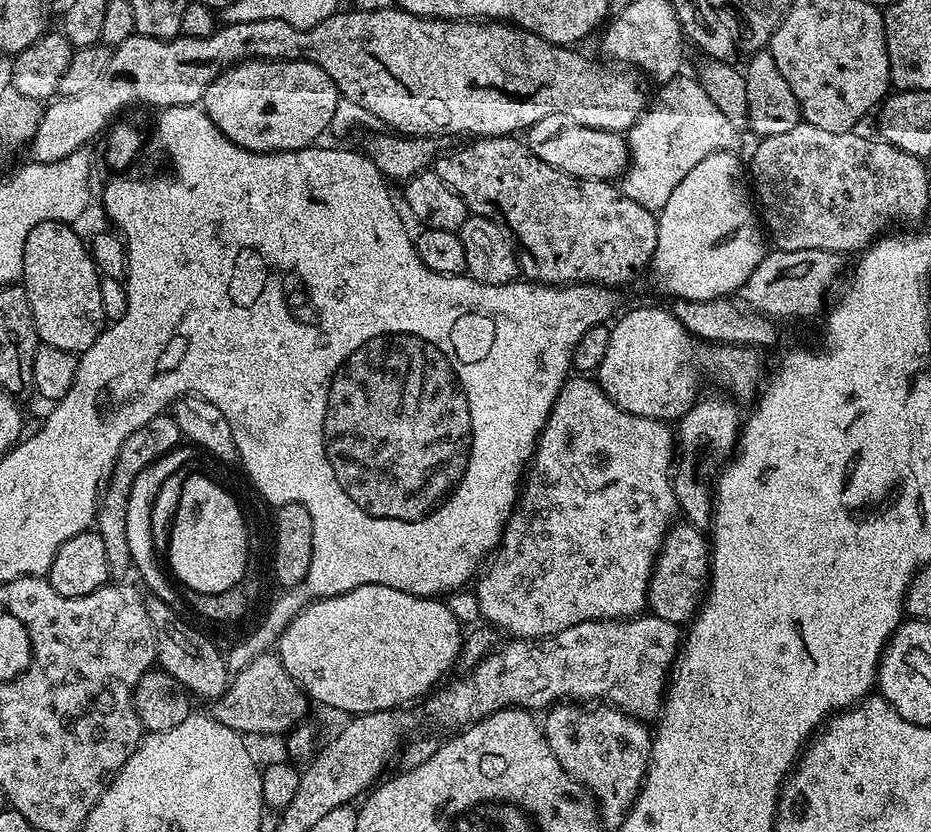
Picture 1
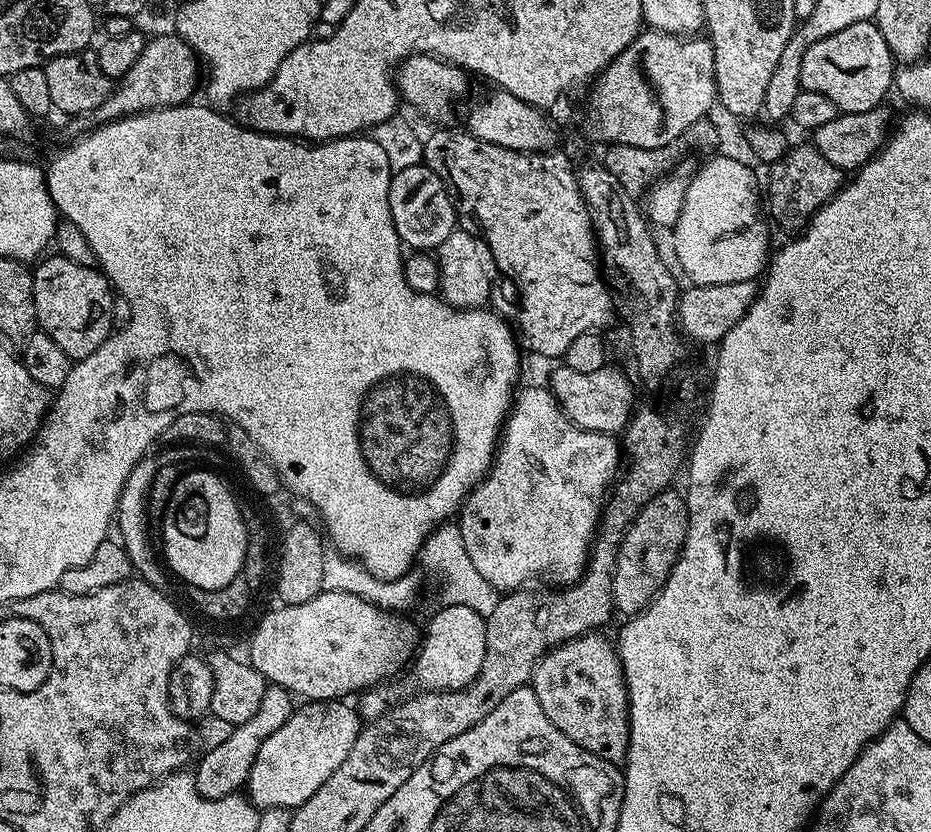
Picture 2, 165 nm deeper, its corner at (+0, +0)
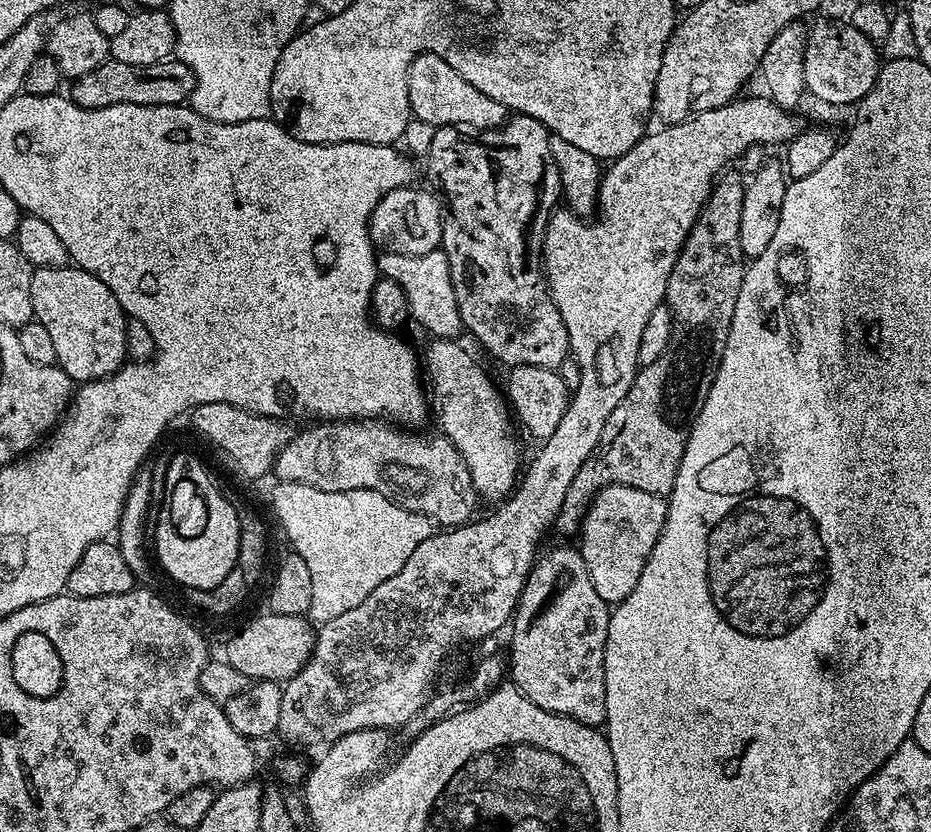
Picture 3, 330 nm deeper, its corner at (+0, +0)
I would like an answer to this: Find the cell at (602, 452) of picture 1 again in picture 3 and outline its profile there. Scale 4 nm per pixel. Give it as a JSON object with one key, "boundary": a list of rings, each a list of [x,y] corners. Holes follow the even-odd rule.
{"boundary":[[[433,339],[431,343],[432,345],[422,352],[422,368],[430,385],[430,404],[434,409],[434,420],[436,416],[437,422],[440,423],[439,431],[456,447],[458,454],[466,462],[466,470],[470,470],[477,497],[484,499],[485,496],[486,499],[492,500],[491,502],[503,501],[517,487],[518,477],[522,472],[520,444],[512,433],[514,420],[510,415],[510,405],[505,393],[496,389],[496,384],[488,377],[487,370],[460,345],[460,342]]]}

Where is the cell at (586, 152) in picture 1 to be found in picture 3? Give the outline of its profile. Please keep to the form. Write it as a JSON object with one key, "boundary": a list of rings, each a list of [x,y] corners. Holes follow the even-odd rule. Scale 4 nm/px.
{"boundary":[[[422,52],[414,58],[408,71],[408,89],[413,117],[431,126],[459,126],[464,130],[487,130],[498,128],[510,113],[502,102],[494,102],[482,90],[470,86],[456,68],[450,66],[434,52]]]}

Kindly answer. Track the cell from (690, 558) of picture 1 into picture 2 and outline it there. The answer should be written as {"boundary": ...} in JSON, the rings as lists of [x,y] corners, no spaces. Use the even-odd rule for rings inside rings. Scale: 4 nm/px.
{"boundary":[[[676,490],[659,492],[624,529],[614,574],[614,608],[619,615],[637,616],[658,595],[684,548],[687,529],[688,501]]]}

